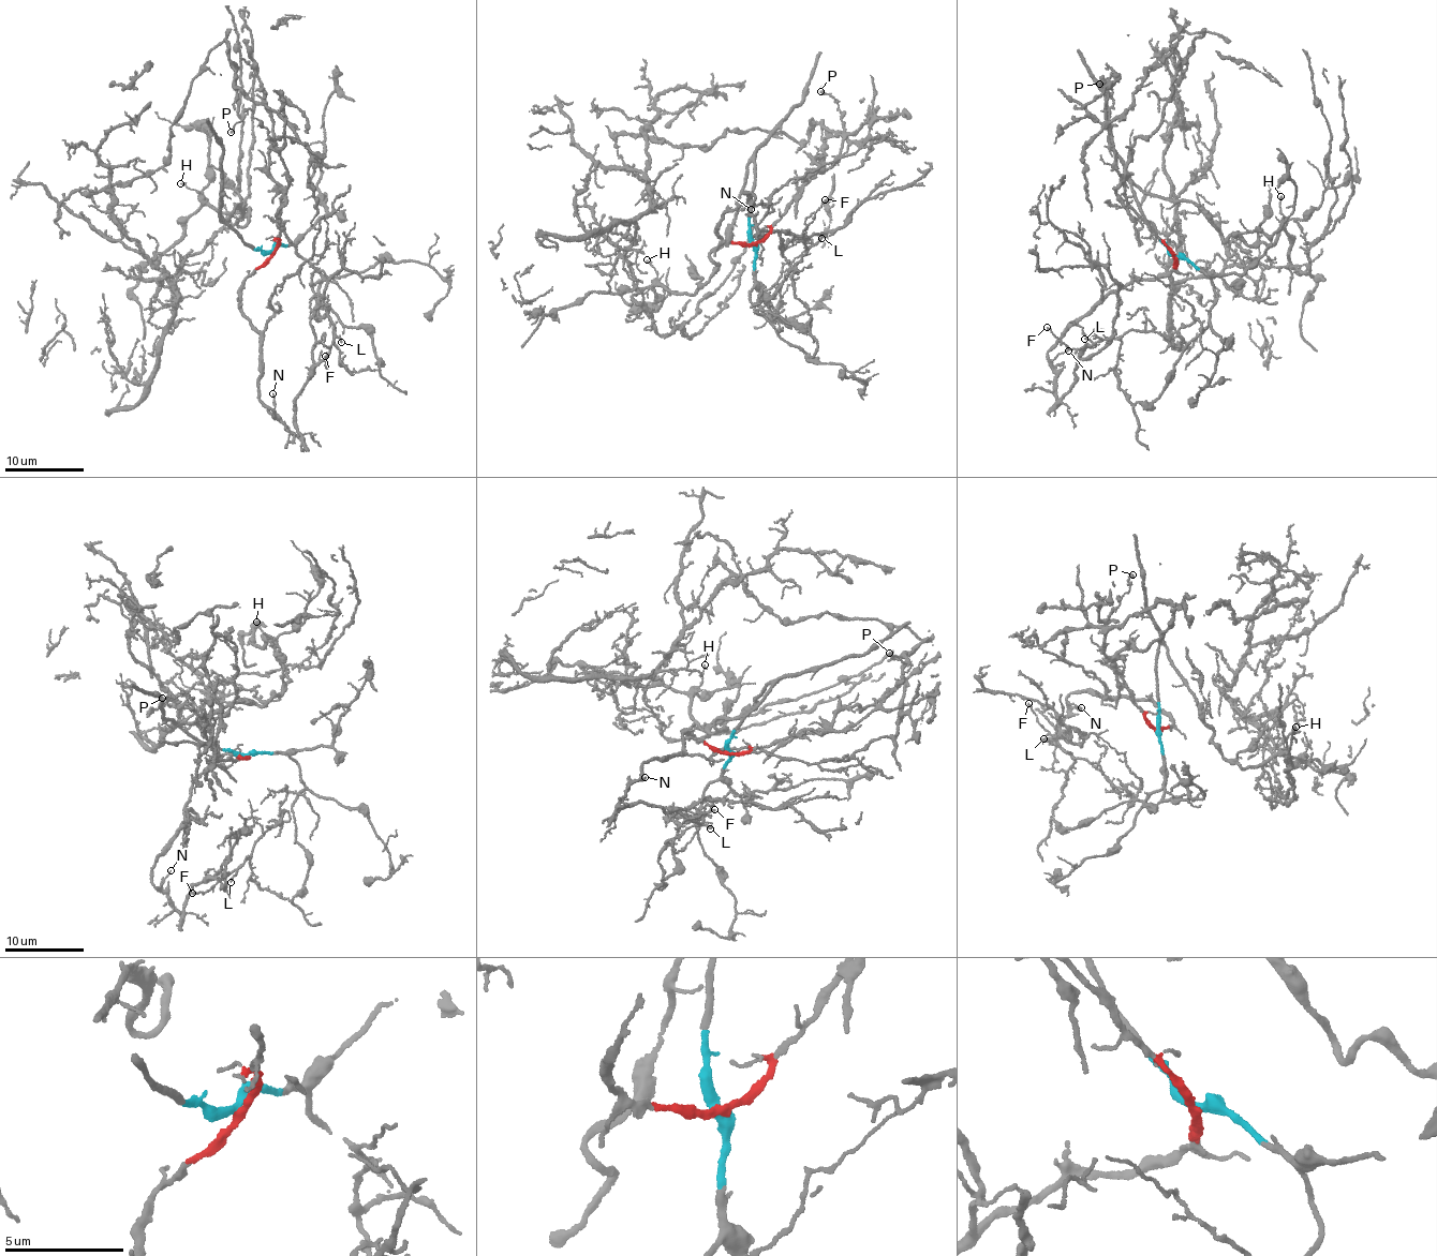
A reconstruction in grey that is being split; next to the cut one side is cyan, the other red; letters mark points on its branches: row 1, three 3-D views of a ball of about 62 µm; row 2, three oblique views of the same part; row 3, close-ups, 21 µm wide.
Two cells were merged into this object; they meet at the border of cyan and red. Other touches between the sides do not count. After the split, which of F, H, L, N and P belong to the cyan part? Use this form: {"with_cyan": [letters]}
{"with_cyan": ["H"]}

